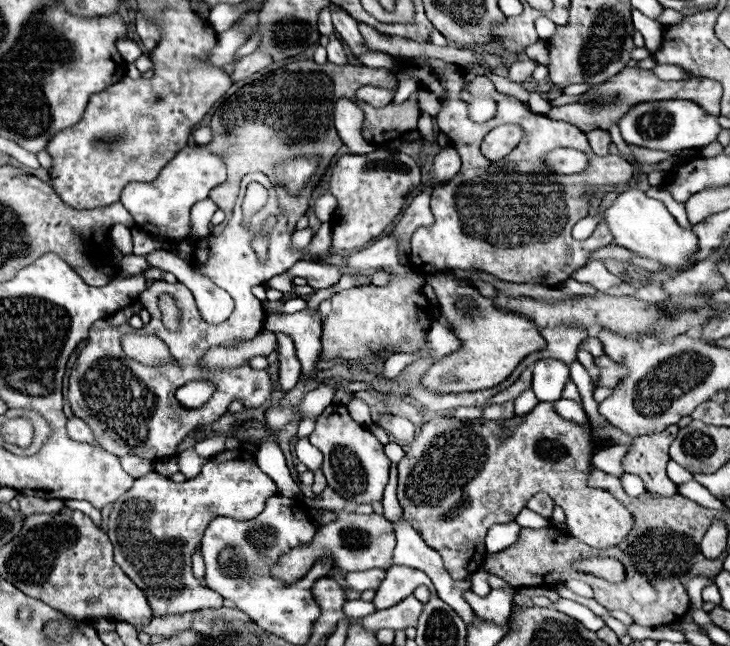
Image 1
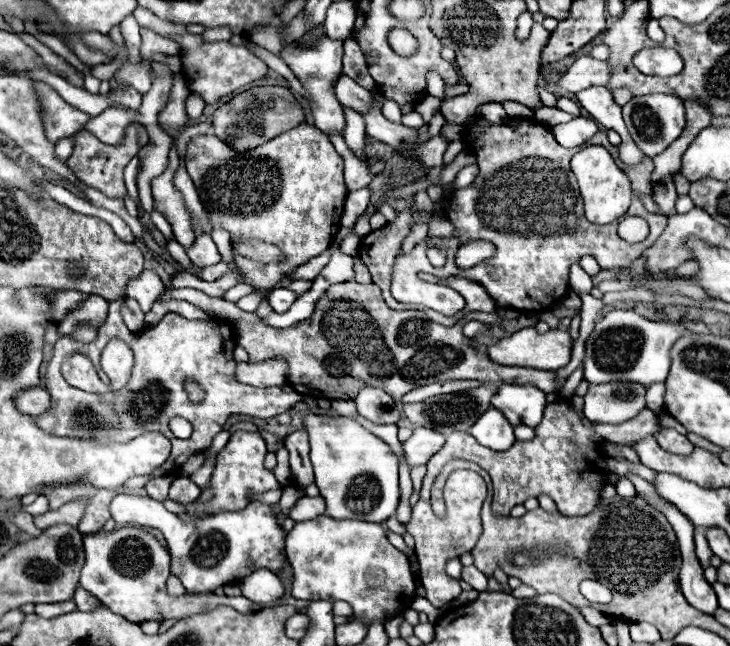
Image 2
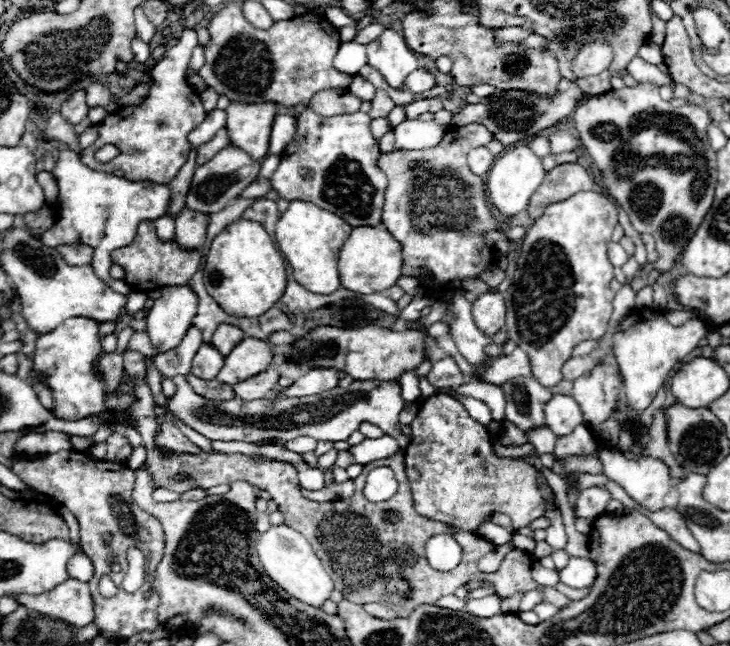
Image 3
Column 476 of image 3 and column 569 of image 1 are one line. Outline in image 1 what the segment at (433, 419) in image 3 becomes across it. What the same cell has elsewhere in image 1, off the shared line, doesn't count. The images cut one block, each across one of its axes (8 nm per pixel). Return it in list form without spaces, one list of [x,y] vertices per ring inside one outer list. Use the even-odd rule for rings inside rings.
[[[540,402],[530,414],[510,420],[434,418],[420,428],[410,450],[398,462],[398,500],[404,518],[420,532],[422,540],[442,556],[446,570],[456,580],[470,578],[484,564],[486,532],[494,524],[516,520],[518,512],[538,492],[546,492],[556,506],[566,512],[566,524],[572,536],[600,550],[618,546],[634,526],[634,516],[606,490],[586,486],[588,468],[598,442],[602,440],[596,438],[592,430],[586,434],[578,424],[562,420],[550,402]]]

